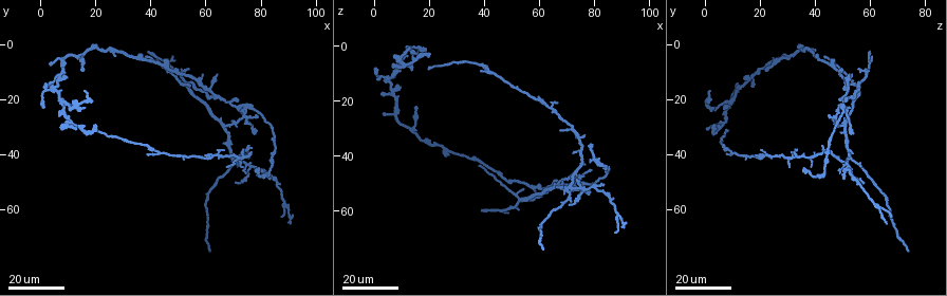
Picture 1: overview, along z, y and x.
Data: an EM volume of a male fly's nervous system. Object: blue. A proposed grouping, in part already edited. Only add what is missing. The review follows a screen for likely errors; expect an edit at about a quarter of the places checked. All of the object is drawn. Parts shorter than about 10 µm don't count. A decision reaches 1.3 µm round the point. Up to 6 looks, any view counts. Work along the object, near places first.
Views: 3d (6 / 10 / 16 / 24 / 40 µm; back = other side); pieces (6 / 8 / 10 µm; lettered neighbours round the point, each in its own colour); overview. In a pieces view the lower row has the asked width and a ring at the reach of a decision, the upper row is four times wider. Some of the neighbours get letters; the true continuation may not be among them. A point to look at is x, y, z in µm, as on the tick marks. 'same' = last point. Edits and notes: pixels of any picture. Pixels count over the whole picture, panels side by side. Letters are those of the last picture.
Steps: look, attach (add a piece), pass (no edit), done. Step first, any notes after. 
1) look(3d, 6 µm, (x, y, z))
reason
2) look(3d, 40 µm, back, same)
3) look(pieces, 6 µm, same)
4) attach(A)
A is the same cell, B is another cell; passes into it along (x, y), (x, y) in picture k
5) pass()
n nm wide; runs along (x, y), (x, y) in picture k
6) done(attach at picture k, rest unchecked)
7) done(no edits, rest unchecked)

look(3d, 24 µm, (13, 31, 1))
branch stops here

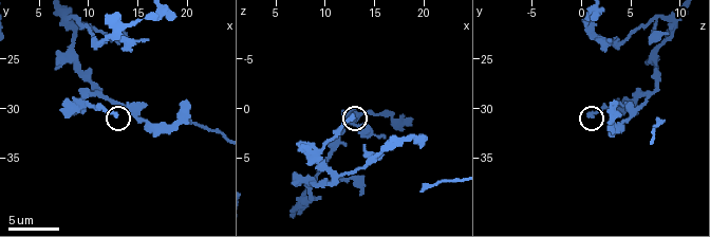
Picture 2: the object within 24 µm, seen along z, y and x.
look(pieces, 10 µm, (12.6, 30.8, 0.6))

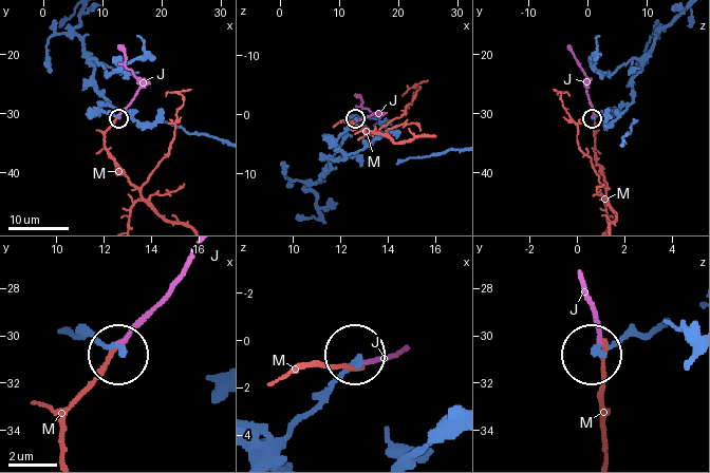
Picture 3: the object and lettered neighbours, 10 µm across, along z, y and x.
pass()
J and M are other cells; runs along (656, 327), (626, 334), (591, 354) in picture 3; none of them fits

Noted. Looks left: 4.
look(3d, 24 µm, (40, 3, 60))
end of a long branch

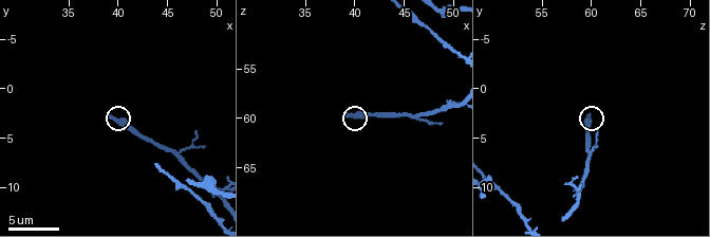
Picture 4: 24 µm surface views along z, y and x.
look(pieces, 8 µm, (39.0, 2.8, 59.8))
see the neighbours

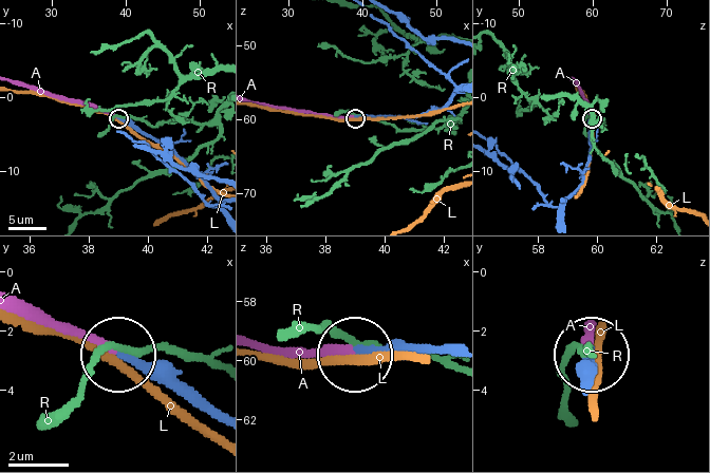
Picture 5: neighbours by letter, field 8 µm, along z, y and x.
attach(A)
A is the same cell, L and R are other cells; passes into it along (195, 409), (117, 354), (17, 316) in picture 5; it goes on there

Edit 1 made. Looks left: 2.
done(attach at picture 5, rest unchecked)

